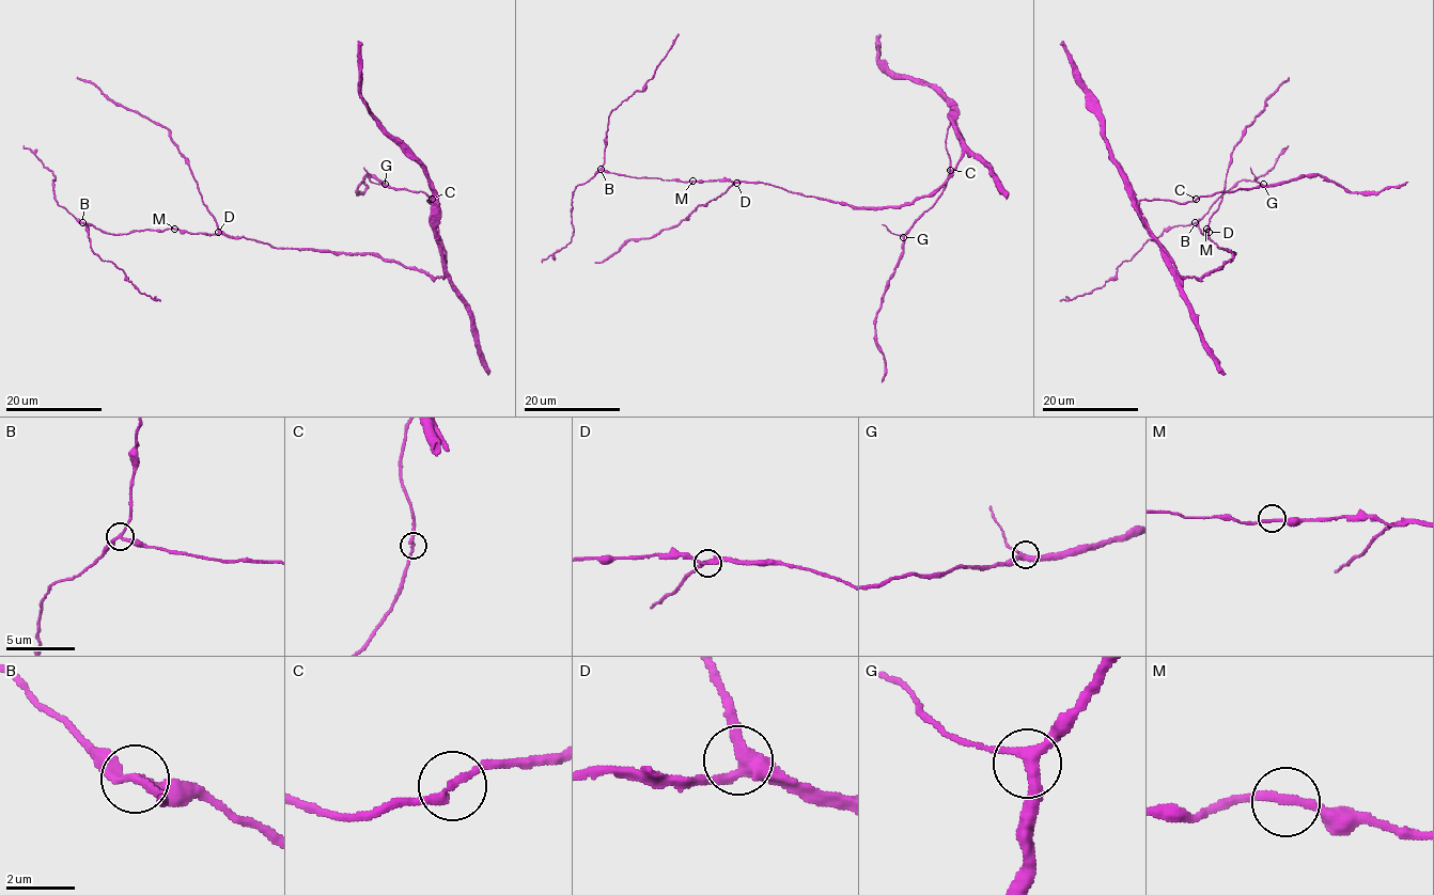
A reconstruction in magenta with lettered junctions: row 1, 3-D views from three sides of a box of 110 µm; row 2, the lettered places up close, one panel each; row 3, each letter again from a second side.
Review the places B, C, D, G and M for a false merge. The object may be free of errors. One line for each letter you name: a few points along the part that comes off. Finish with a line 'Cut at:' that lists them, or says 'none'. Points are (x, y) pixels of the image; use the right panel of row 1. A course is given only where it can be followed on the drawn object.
B: (1195, 223), (1169, 226), (1128, 261), (1124, 261), (1117, 267), (1117, 273), (1101, 286), (1060, 301)
Cut at: B

